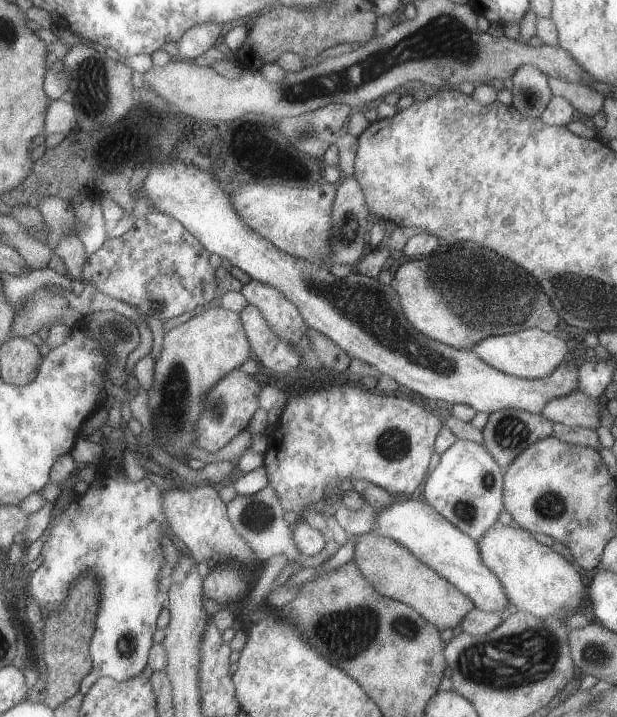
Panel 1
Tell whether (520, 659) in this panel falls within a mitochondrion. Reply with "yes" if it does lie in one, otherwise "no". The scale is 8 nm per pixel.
yes

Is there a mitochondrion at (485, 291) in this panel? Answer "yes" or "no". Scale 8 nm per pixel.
yes

